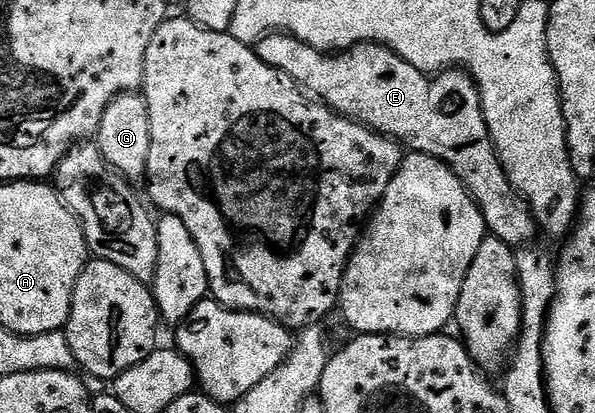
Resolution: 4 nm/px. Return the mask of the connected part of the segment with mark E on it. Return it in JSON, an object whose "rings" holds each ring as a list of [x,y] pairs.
{"rings":[[[268,32],[259,41],[257,51],[265,63],[289,74],[289,78],[297,81],[304,92],[326,104],[340,116],[347,116],[366,128],[388,136],[390,140],[398,140],[404,149],[411,152],[424,152],[426,156],[432,156],[446,164],[449,170],[453,170],[455,177],[463,183],[465,190],[481,210],[490,235],[496,236],[501,242],[514,249],[530,245],[534,241],[531,239],[534,238],[535,232],[537,233],[535,215],[531,213],[526,200],[515,191],[515,187],[505,174],[503,163],[495,153],[495,143],[491,140],[489,126],[485,122],[479,87],[466,72],[444,70],[438,74],[428,75],[417,70],[417,66],[405,62],[390,48],[374,42],[357,44],[354,48],[331,55],[301,42],[295,36],[288,36],[286,32]]]}

